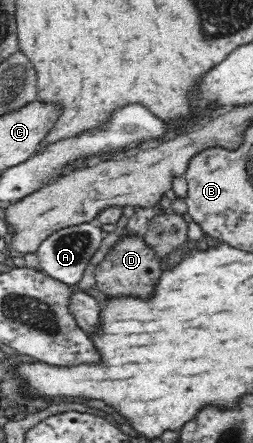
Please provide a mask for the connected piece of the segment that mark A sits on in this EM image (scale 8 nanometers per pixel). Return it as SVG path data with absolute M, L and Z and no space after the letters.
M78 223L76 226L62 227L50 234L36 251L40 264L39 270L66 284L76 284L82 278L86 265L100 246L104 232L95 223Z

